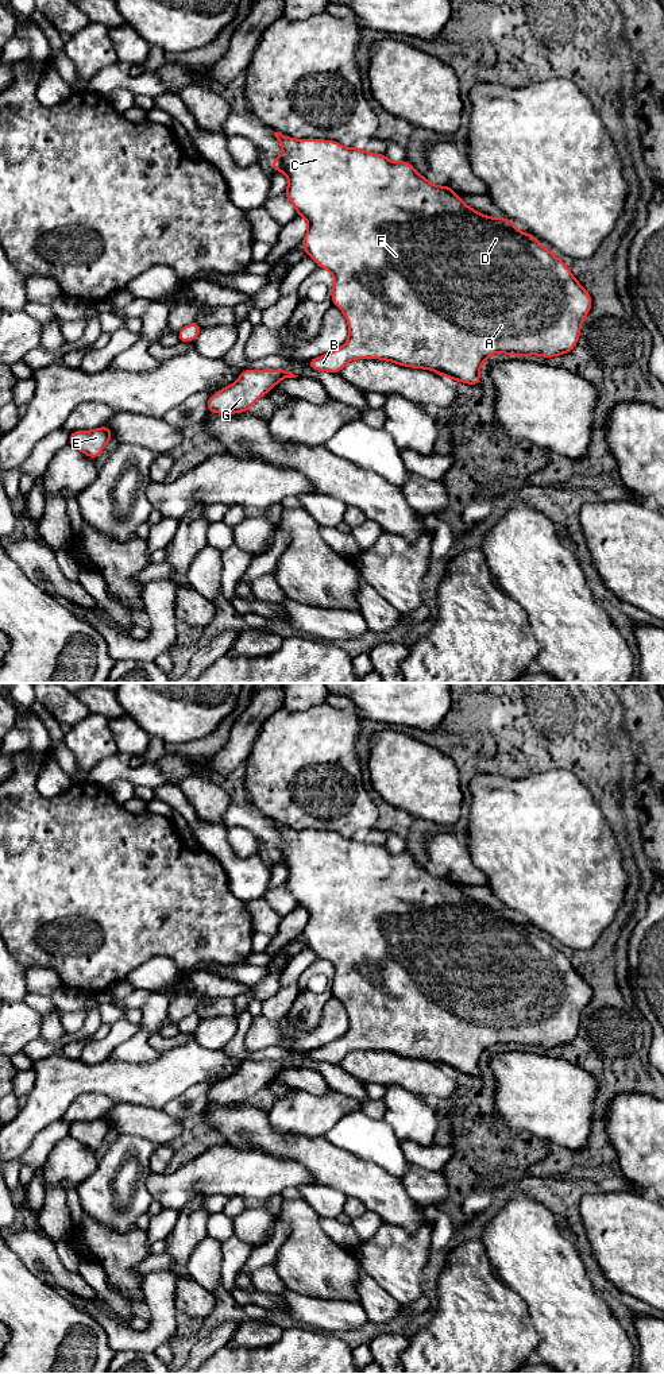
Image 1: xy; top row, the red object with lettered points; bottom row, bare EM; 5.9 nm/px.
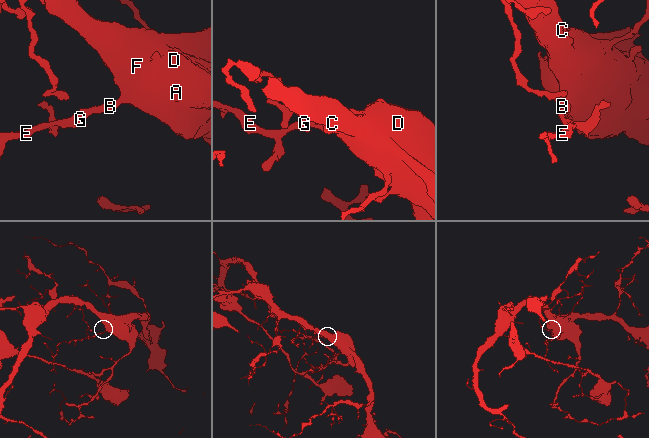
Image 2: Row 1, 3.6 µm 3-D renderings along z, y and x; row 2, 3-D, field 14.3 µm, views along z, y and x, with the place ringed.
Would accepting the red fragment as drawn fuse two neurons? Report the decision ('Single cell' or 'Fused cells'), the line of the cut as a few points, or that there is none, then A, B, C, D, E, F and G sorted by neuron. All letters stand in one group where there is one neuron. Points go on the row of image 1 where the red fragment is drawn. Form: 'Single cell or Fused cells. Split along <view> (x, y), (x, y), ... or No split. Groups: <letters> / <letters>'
Single cell. No split. Groups: A B C D E F G

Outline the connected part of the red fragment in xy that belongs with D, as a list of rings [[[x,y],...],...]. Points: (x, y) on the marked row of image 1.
[[[274,132],[282,146],[282,155],[271,159],[273,171],[286,174],[289,185],[285,196],[294,205],[297,215],[308,220],[308,232],[302,247],[319,267],[332,273],[335,285],[331,290],[332,304],[343,310],[348,321],[348,340],[340,348],[308,362],[309,367],[319,371],[340,373],[352,359],[382,359],[413,368],[432,370],[445,378],[459,382],[479,385],[479,368],[493,354],[528,356],[540,355],[553,358],[575,348],[584,317],[591,310],[591,296],[572,275],[571,270],[552,251],[544,248],[536,236],[520,232],[506,217],[490,217],[464,204],[449,186],[437,186],[420,175],[406,162],[391,162],[385,154],[367,153],[364,148],[344,147],[333,140],[293,139]]]

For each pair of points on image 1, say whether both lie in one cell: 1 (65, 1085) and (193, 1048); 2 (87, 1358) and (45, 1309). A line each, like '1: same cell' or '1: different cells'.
1: same cell
2: same cell

